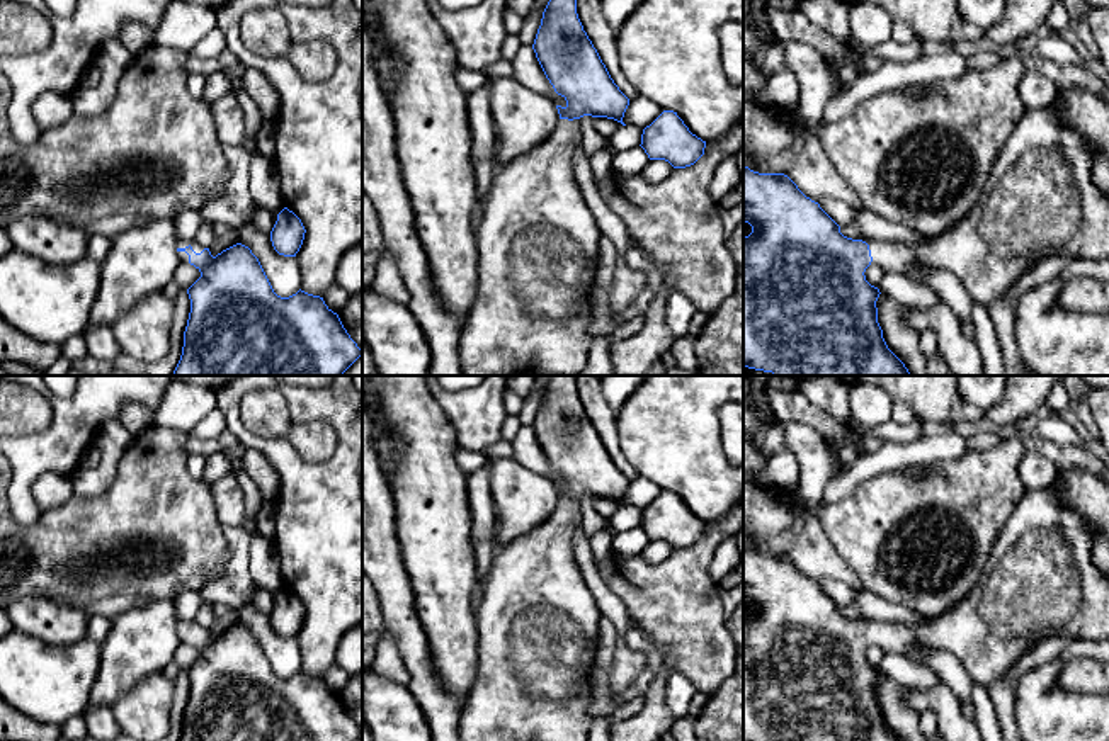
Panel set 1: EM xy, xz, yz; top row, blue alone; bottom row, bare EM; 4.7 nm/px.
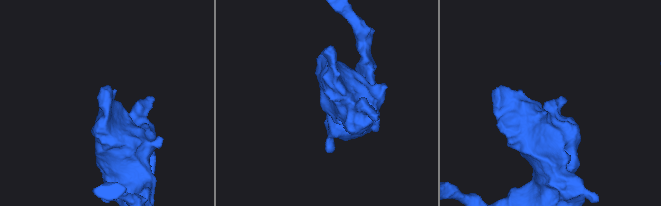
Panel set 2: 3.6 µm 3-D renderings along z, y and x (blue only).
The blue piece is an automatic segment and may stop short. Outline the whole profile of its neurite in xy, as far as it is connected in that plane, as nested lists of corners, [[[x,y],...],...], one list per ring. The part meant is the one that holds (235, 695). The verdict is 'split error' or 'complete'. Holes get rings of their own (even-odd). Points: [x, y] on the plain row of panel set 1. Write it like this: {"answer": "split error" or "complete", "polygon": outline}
{"answer": "split error", "polygon": [[[177,619],[177,636],[180,644],[191,644],[201,653],[201,658],[187,670],[191,693],[180,741],[357,741],[362,736],[323,678],[301,670],[289,678],[277,676],[248,627],[236,624],[213,637],[209,629],[201,627],[196,619]]]}

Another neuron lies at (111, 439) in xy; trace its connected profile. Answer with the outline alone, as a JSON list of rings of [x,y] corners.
[[[119,420],[105,421],[97,430],[94,440],[94,445],[102,454],[102,461],[95,467],[80,466],[70,474],[73,495],[82,498],[95,498],[105,493],[116,479],[119,459],[131,440],[131,433],[121,425]]]

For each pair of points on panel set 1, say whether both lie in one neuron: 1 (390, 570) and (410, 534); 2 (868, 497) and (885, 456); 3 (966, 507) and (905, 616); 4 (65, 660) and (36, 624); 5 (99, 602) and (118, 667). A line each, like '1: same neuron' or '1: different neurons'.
1: different neurons
2: different neurons
3: different neurons
4: different neurons
5: different neurons

